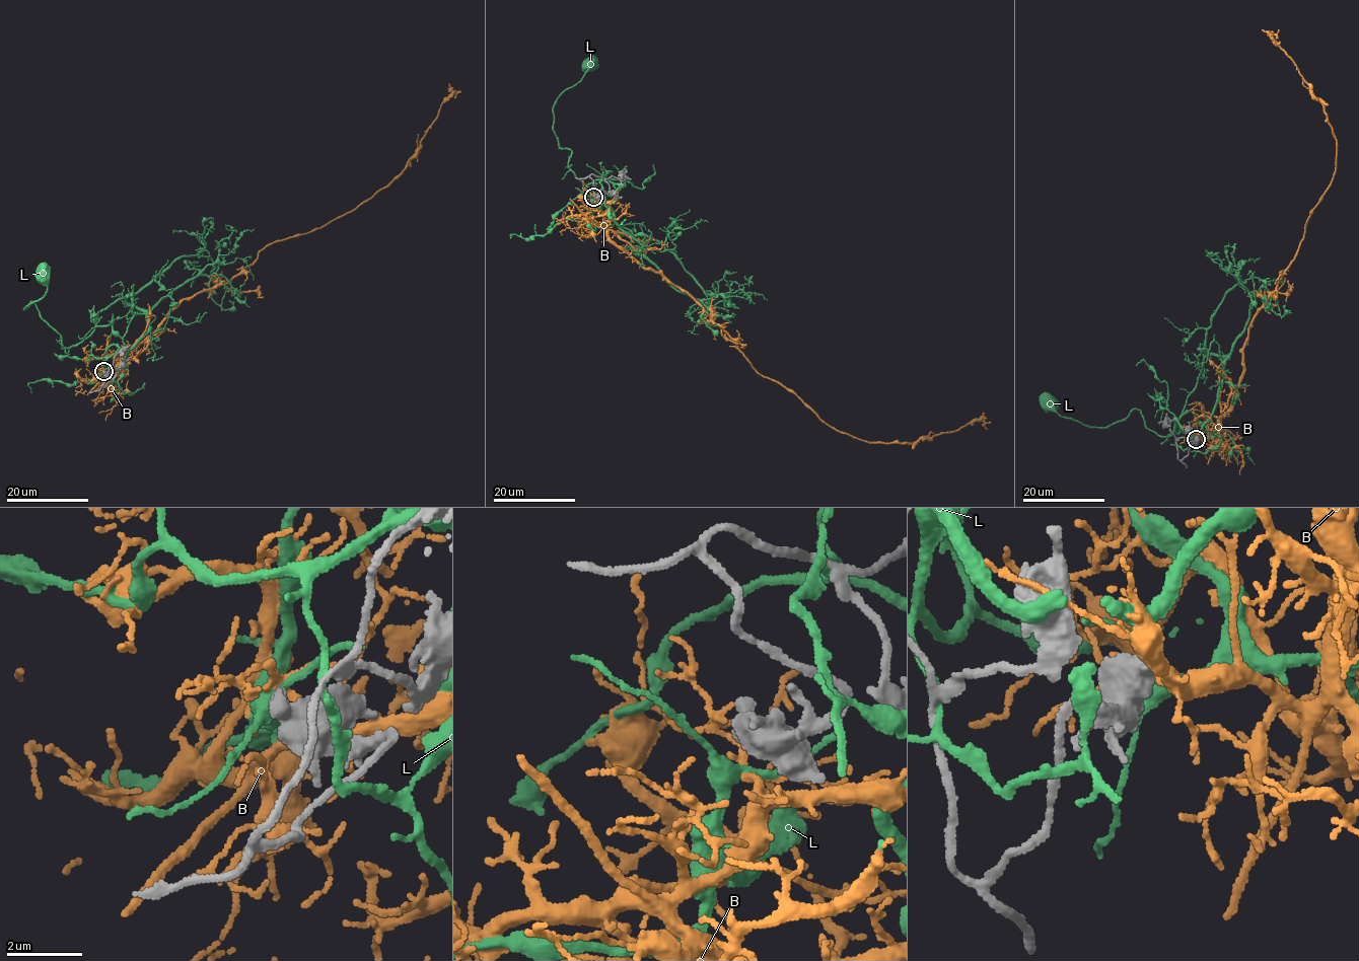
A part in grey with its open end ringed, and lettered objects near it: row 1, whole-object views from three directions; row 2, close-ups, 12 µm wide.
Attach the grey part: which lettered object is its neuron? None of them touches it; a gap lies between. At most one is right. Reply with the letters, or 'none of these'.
none of these

